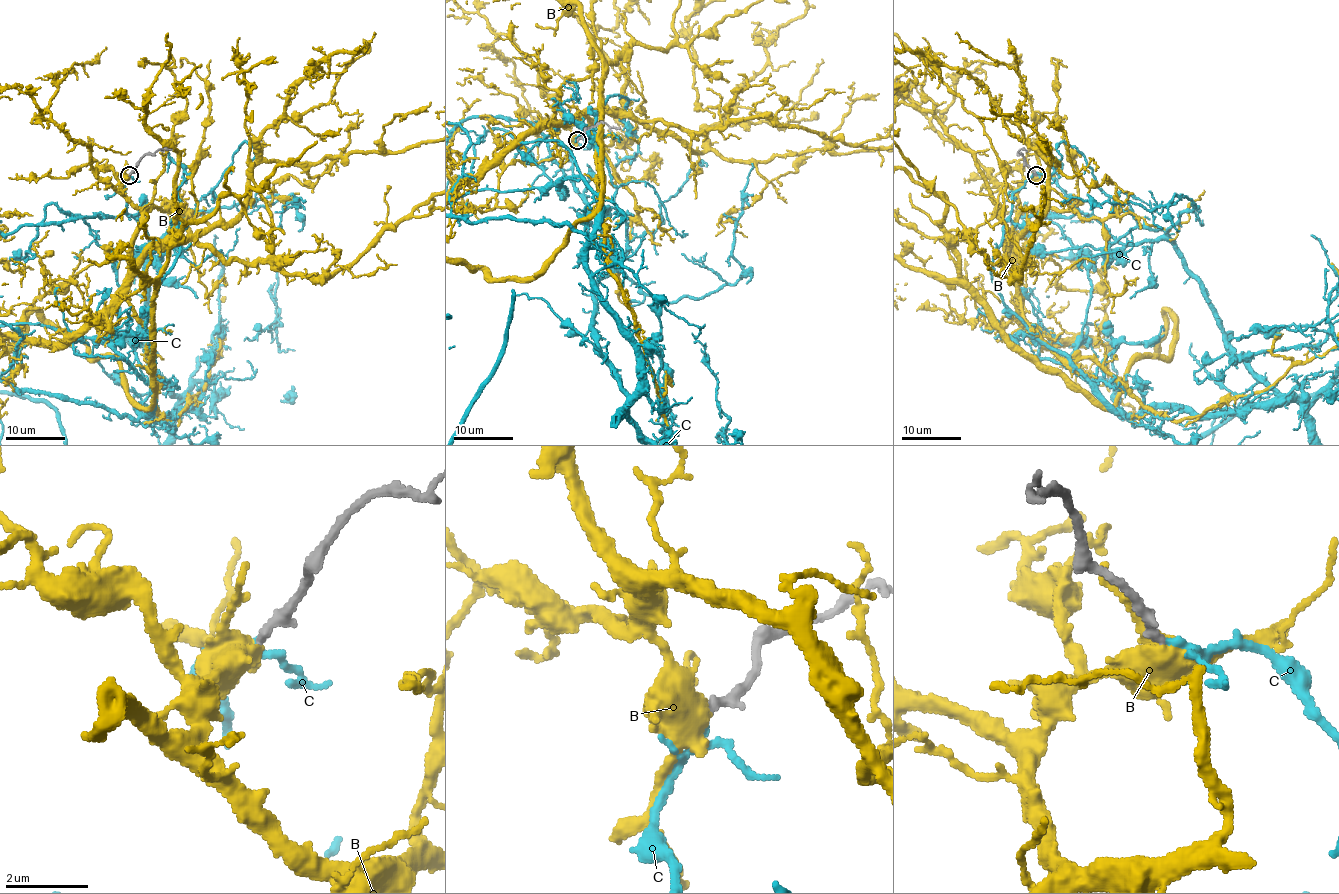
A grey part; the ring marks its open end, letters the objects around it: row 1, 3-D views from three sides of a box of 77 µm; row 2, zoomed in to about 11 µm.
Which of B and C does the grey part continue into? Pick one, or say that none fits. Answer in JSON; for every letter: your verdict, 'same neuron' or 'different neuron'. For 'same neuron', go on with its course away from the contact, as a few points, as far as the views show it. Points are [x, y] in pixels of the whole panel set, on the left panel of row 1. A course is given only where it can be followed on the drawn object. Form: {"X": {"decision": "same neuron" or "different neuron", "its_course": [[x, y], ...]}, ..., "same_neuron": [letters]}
{"B": {"decision": "different neuron"}, "C": {"decision": "same neuron"}, "same_neuron": ["C"]}

